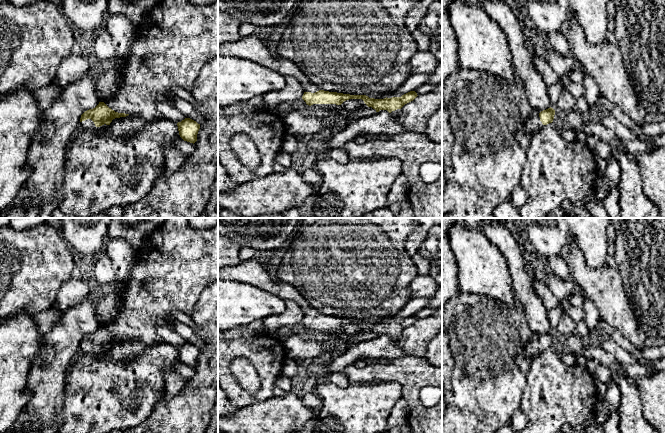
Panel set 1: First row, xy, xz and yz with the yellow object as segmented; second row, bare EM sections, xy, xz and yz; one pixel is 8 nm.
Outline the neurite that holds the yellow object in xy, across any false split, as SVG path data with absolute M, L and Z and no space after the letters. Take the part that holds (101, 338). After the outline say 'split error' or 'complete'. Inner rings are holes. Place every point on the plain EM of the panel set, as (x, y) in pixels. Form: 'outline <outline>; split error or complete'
outline M99 326L95 332L89 333L81 339L80 351L82 353L92 353L104 348L110 349L113 343L126 341L128 339L129 338L115 336L104 326Z; split error

